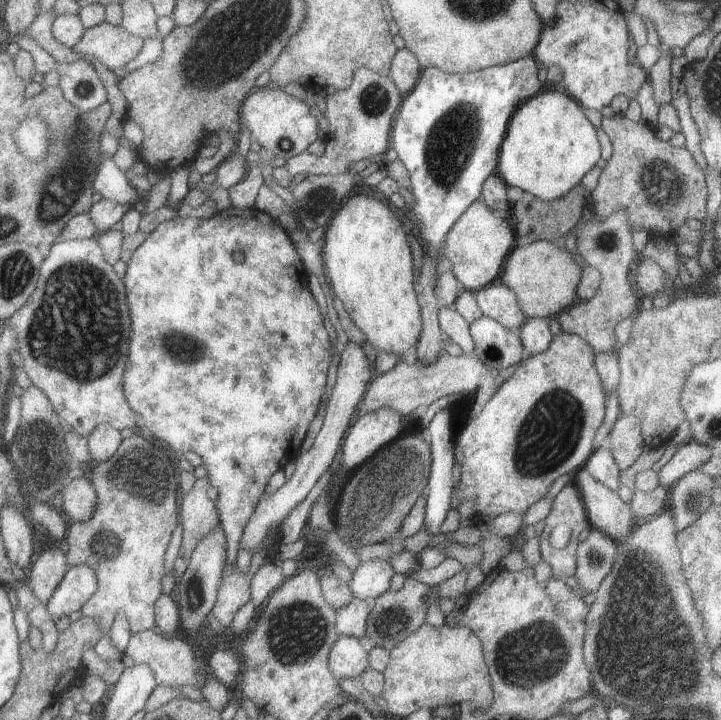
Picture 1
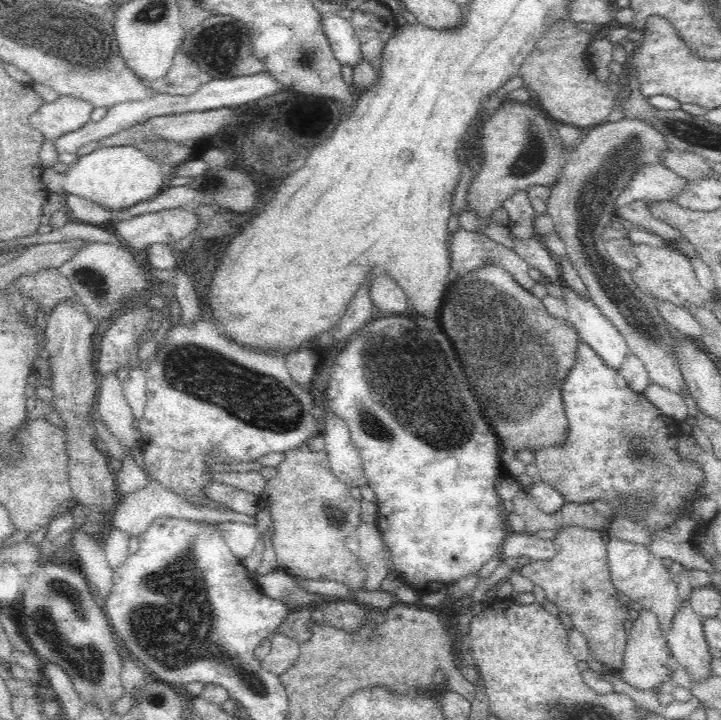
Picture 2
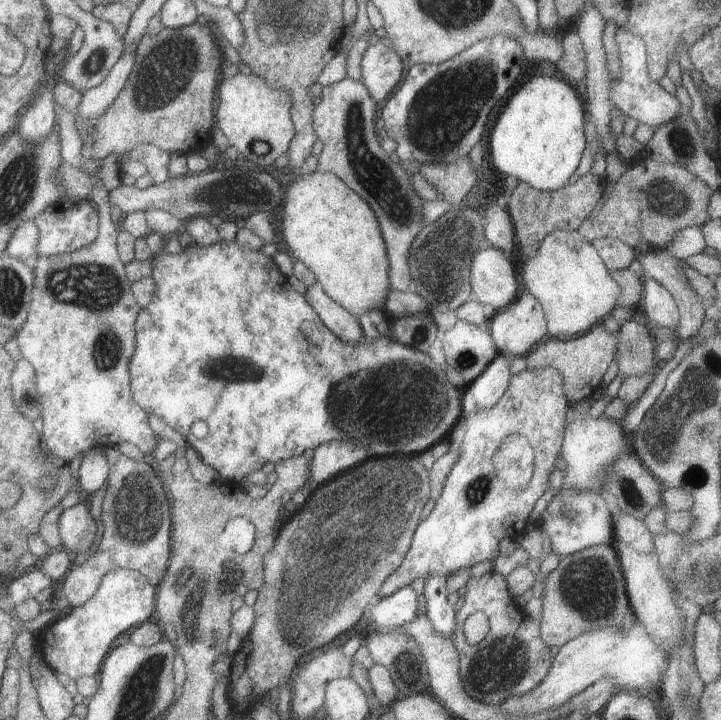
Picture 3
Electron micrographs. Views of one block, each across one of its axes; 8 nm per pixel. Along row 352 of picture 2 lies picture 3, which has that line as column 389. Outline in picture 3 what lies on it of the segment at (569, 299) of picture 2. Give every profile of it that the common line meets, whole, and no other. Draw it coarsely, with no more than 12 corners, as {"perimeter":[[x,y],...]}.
{"perimeter":[[411,586],[373,606],[377,628],[395,630],[413,622],[419,596]]}

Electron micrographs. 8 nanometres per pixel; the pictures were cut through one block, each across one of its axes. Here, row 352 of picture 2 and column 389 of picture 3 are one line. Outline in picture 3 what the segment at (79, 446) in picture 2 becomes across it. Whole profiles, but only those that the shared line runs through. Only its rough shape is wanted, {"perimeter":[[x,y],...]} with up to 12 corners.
{"perimeter":[[371,44],[361,82],[375,102],[397,88],[403,62],[393,48]]}

